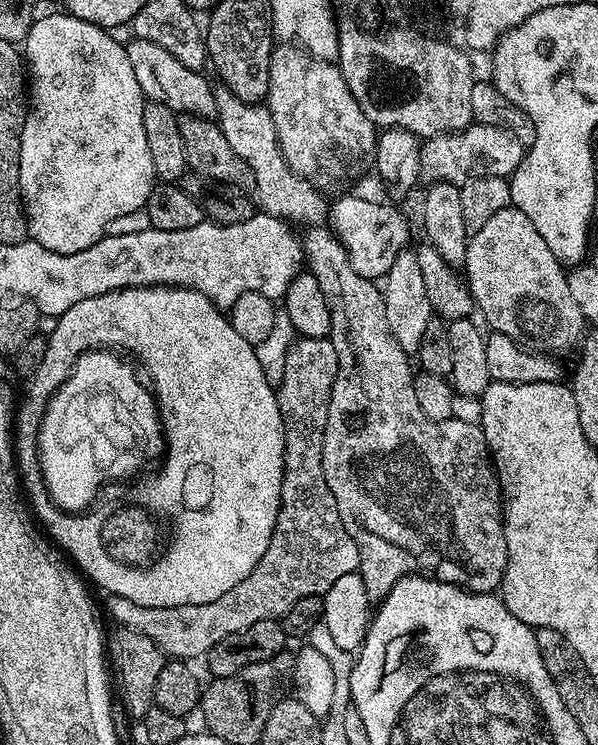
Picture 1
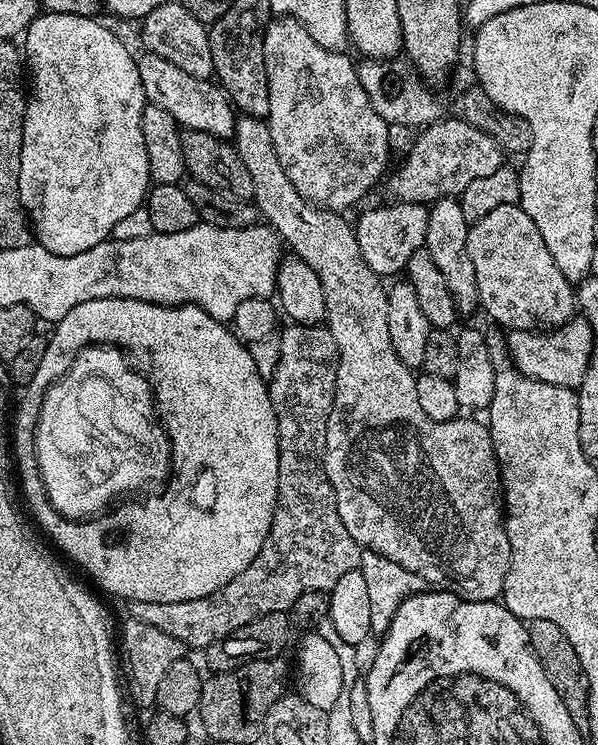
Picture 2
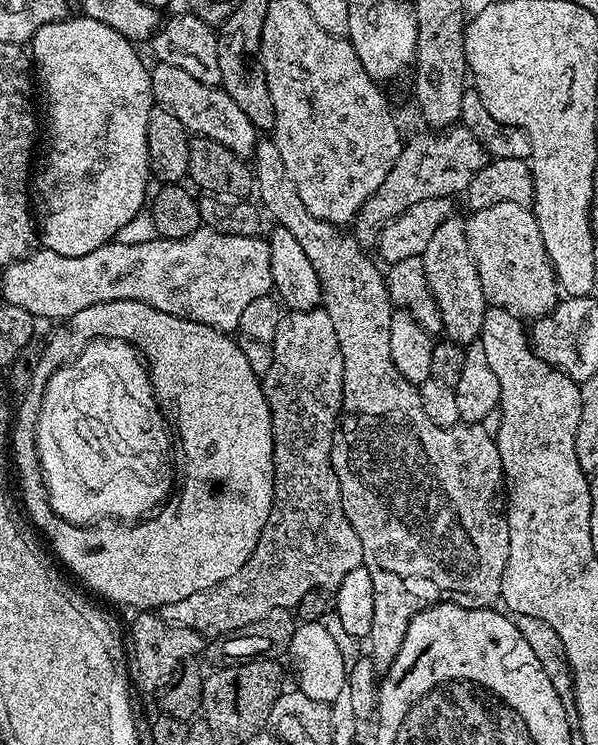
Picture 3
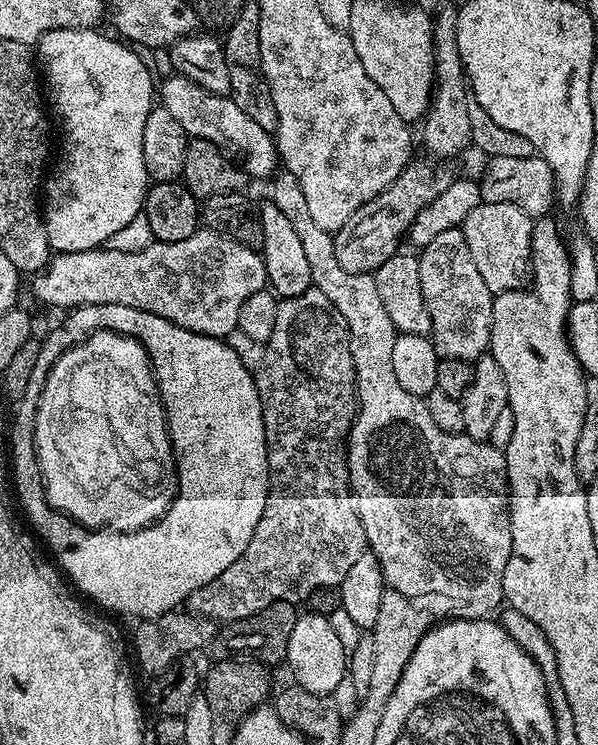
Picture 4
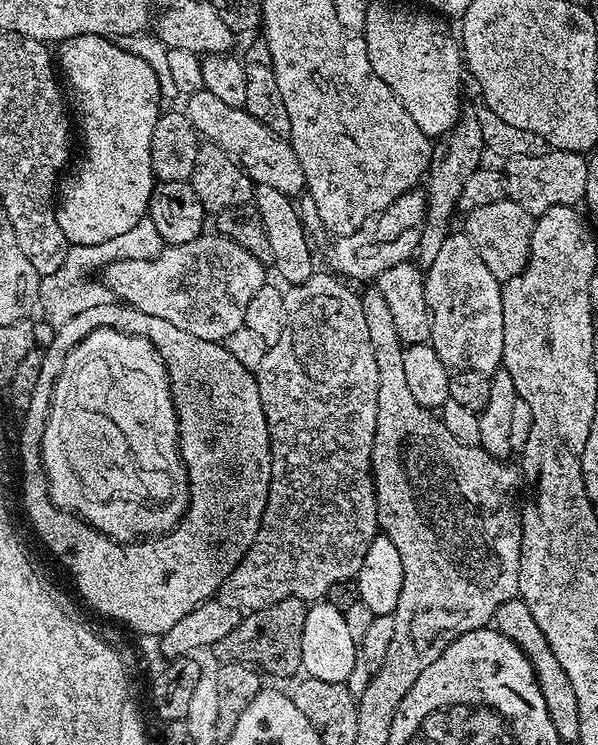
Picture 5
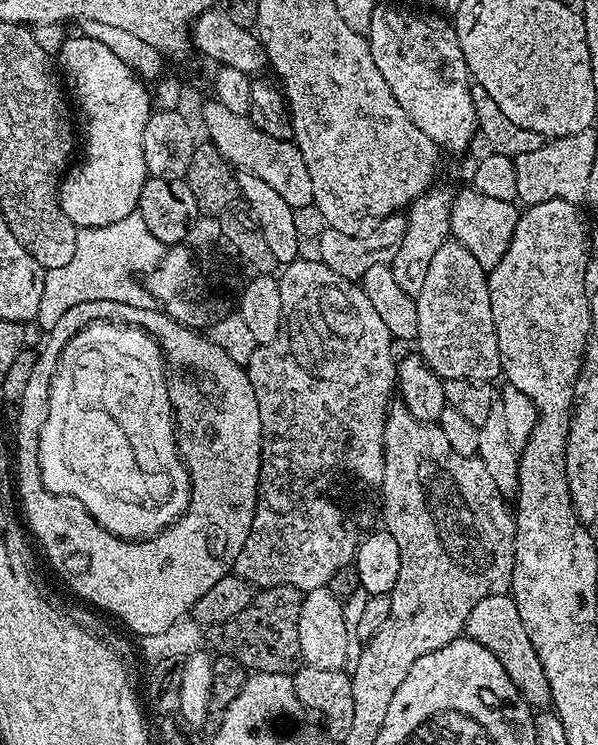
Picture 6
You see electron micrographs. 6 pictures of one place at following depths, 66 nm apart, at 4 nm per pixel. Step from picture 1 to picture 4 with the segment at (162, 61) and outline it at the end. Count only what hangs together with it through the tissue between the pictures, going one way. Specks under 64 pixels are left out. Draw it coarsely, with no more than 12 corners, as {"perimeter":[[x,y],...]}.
{"perimeter":[[179,74],[158,100],[189,137],[209,140],[249,177],[277,171],[273,133],[231,95]]}

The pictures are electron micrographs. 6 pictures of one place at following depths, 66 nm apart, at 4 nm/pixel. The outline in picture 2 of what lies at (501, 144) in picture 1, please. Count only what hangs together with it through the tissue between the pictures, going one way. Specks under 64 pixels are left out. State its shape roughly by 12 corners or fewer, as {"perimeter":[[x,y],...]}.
{"perimeter":[[462,118],[419,133],[393,197],[431,205],[494,174],[506,153]]}

